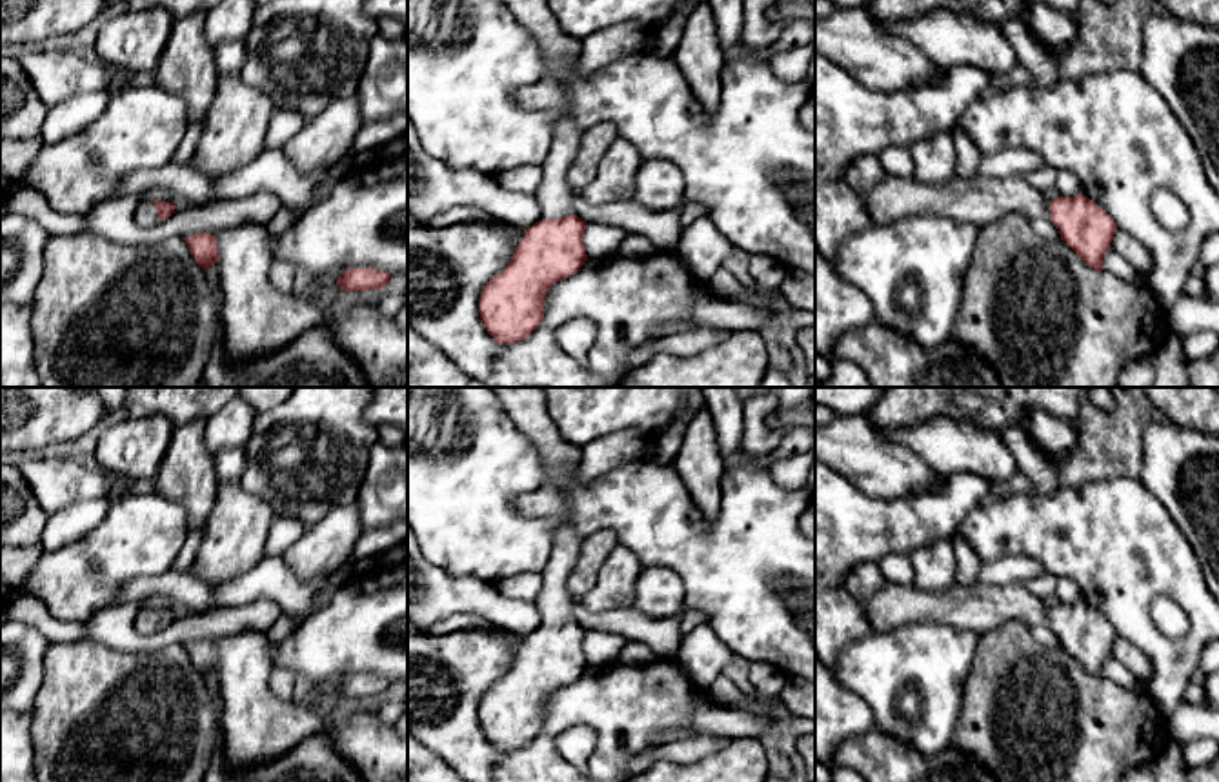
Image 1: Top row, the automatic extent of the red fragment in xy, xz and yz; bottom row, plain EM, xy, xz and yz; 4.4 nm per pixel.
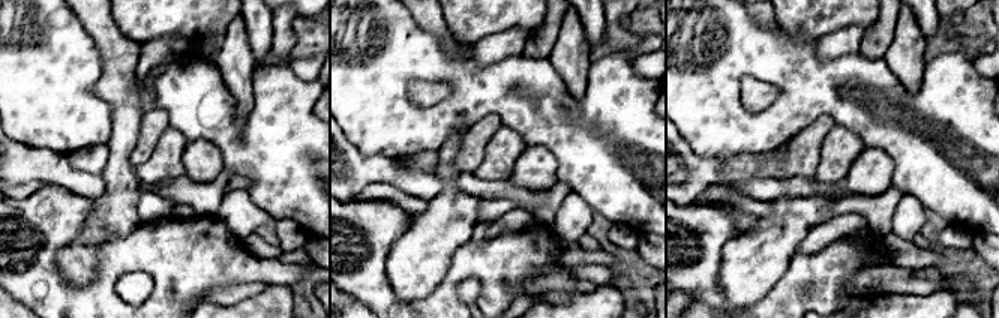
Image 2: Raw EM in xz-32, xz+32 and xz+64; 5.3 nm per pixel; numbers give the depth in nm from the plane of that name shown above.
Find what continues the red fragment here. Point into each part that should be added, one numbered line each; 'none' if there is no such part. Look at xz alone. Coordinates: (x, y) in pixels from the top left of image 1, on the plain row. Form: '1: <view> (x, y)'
1: xz (555, 606)

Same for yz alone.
1: yz (979, 608)

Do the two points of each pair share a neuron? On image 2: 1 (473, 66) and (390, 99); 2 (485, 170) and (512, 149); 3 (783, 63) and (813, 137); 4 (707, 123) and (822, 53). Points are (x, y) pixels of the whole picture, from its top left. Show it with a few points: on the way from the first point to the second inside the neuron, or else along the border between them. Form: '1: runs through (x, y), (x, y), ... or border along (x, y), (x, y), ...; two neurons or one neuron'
1: runs through (450, 68), (414, 68), (405, 77); one neuron
2: runs through (491, 168), (506, 153); one neuron
3: border along (836, 122), (828, 116), (818, 116), (782, 144); two neurons
4: runs through (740, 123), (767, 123), (804, 86); one neuron

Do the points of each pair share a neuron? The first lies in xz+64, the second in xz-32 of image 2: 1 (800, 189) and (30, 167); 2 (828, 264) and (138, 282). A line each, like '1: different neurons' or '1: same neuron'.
1: same neuron
2: different neurons

